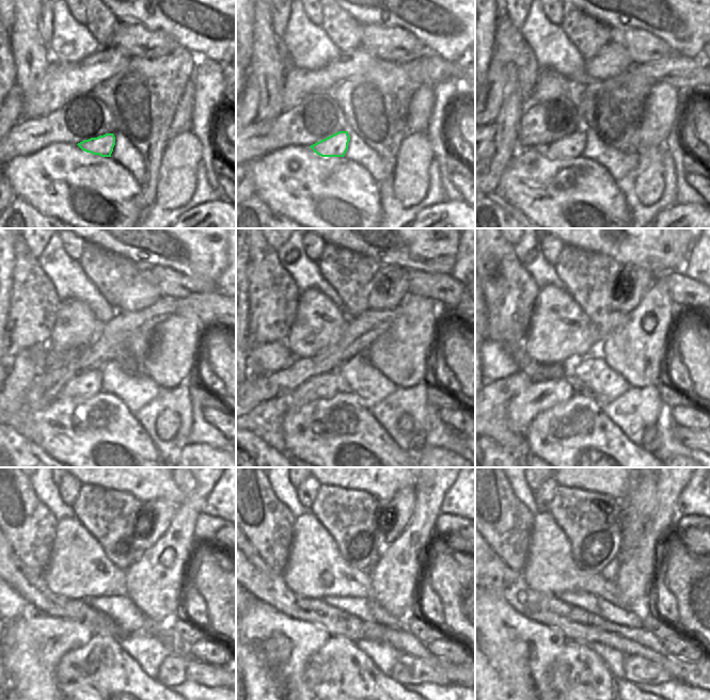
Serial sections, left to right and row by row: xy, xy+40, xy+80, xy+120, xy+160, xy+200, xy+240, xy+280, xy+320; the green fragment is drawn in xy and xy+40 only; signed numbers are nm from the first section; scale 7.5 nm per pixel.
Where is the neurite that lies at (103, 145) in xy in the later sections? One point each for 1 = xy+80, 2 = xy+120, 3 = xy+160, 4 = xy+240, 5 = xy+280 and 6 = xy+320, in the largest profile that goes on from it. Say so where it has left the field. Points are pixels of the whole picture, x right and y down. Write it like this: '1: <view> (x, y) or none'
1: xy+80 (572, 145)
2: xy+120 (81, 378)
3: xy+160 (258, 406)
4: xy+240 (33, 643)
5: xy+280 (272, 649)
6: xy+320 (496, 659)

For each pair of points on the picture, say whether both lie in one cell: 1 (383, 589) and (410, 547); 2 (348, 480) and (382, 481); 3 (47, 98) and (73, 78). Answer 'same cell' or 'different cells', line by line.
1: same cell
2: same cell
3: same cell

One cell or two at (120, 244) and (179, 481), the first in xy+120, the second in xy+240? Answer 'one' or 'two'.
one

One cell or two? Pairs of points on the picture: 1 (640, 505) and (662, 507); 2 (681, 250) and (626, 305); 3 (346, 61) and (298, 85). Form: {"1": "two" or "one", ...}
{"1": "two", "2": "two", "3": "one"}

